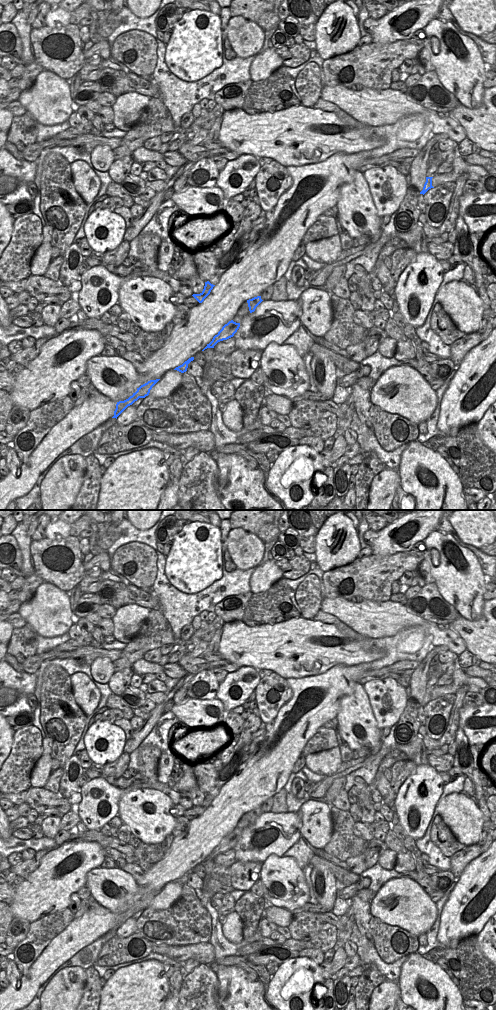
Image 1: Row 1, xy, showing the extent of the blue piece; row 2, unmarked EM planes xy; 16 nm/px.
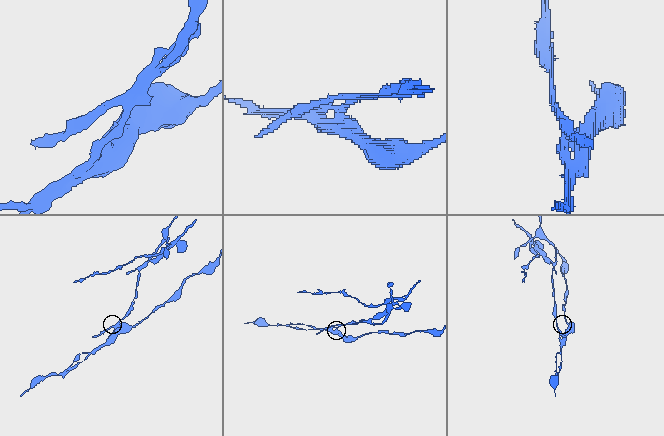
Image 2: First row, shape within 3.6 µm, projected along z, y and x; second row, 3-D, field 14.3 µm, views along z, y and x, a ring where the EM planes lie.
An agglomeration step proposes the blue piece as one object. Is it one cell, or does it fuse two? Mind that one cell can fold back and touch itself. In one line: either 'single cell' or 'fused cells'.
fused cells

